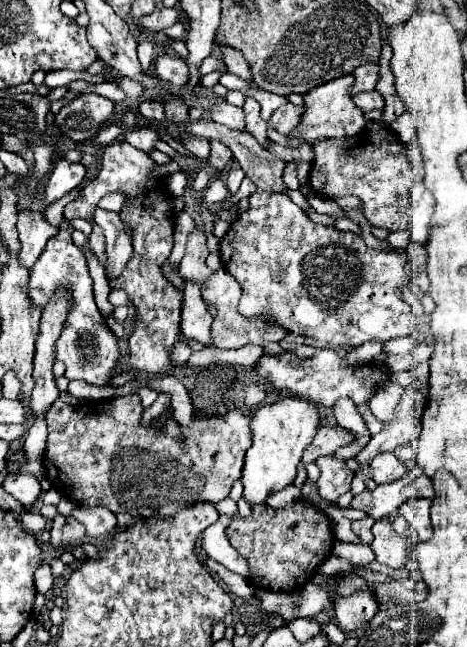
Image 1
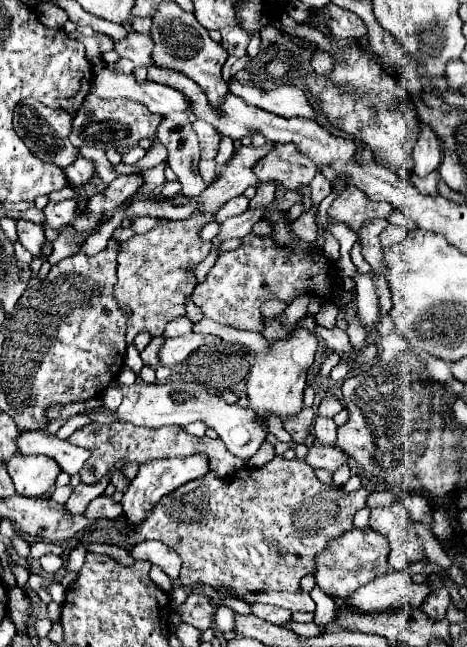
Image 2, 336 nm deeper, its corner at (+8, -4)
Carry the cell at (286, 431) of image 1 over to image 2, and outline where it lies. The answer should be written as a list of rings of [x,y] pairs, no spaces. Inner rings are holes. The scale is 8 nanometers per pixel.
[[[289,331],[287,337],[273,341],[271,351],[267,355],[257,355],[255,365],[251,369],[247,381],[247,397],[249,409],[255,413],[255,419],[261,423],[269,423],[269,417],[275,415],[281,421],[295,417],[303,409],[303,391],[307,385],[307,371],[313,365],[313,355],[317,349],[317,339],[307,331]]]

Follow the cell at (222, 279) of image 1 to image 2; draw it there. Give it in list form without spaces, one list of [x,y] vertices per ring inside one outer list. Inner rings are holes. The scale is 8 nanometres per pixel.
[[[195,331],[181,335],[181,337],[175,337],[175,339],[167,339],[159,351],[159,361],[167,367],[183,363],[197,347],[205,345],[207,341],[209,341],[207,335],[199,335]]]

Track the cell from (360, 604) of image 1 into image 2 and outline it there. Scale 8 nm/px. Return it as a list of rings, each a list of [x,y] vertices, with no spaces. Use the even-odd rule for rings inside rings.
[[[369,527],[363,531],[353,529],[347,535],[335,539],[335,543],[331,543],[331,547],[323,551],[323,555],[319,555],[317,571],[315,571],[317,585],[333,599],[347,599],[347,595],[357,591],[361,585],[389,573],[387,553],[389,553],[389,545],[383,535],[371,531]]]

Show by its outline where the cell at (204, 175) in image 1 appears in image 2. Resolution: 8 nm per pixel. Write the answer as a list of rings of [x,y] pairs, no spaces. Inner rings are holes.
[[[200,160],[199,162],[199,175],[203,177],[203,181],[207,185],[213,183],[217,179],[217,167],[214,160]]]

